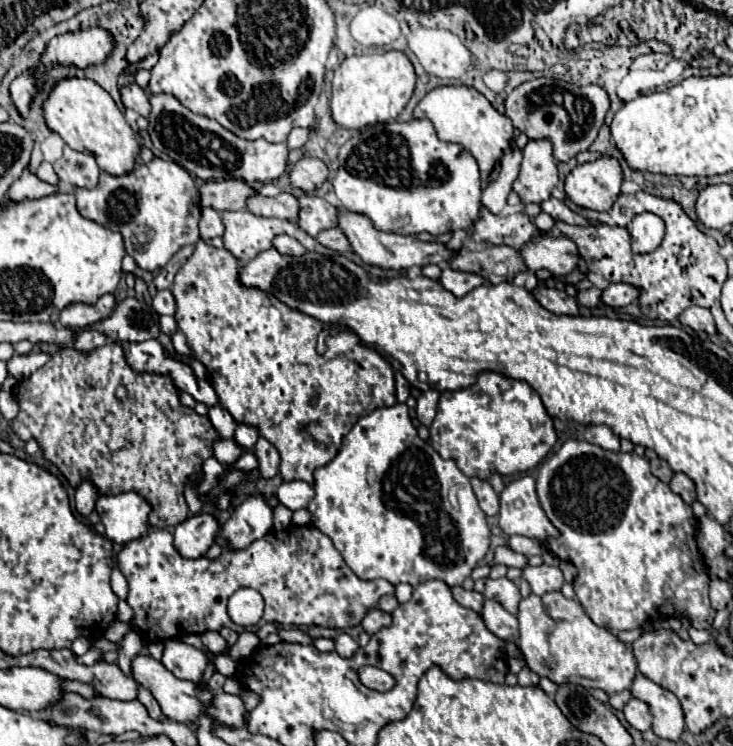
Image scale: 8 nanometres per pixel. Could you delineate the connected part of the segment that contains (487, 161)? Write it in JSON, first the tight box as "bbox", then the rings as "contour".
{"bbox":[413,85,515,189],"contour":[[[469,85],[435,87],[417,103],[417,107],[413,109],[413,117],[429,119],[441,141],[463,145],[475,157],[481,171],[481,189],[497,179],[501,169],[501,157],[511,145],[515,129],[509,117],[501,115],[477,89]]]}

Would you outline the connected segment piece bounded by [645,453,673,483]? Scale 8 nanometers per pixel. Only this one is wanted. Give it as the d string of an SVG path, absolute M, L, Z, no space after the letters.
M647 453L645 457L649 459L649 465L651 465L651 473L653 473L655 477L659 477L661 481L669 483L669 481L671 481L671 477L673 477L673 471L669 469L669 465L665 465L665 461L661 461L661 459L659 459L655 453Z

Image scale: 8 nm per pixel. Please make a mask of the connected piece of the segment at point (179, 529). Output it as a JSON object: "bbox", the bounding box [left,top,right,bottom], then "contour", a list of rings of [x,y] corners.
{"bbox":[175,513,219,559],"contour":[[[201,513],[185,519],[175,527],[175,547],[187,559],[197,559],[207,553],[219,533],[219,523],[213,515]]]}

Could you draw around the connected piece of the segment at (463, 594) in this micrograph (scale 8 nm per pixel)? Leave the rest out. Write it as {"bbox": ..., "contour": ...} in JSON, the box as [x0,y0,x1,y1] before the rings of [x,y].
{"bbox":[453,587,485,611],"contour":[[[453,587],[453,597],[459,605],[467,607],[467,609],[473,609],[473,611],[481,611],[483,609],[483,601],[485,597],[481,593],[475,593],[475,591],[465,591],[463,587]]]}

